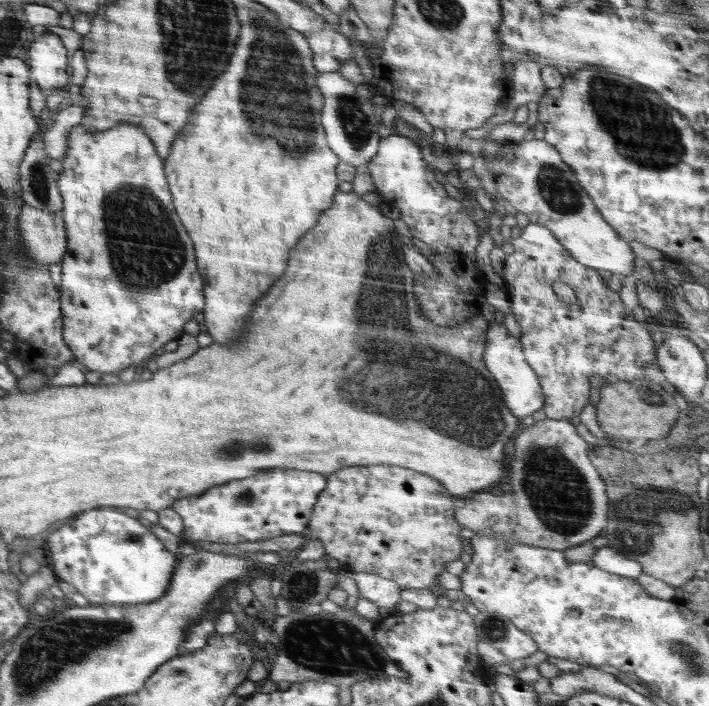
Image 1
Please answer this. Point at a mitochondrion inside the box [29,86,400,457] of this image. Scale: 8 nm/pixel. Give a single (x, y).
(146, 250)

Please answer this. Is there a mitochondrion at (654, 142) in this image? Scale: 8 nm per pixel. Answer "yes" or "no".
yes

